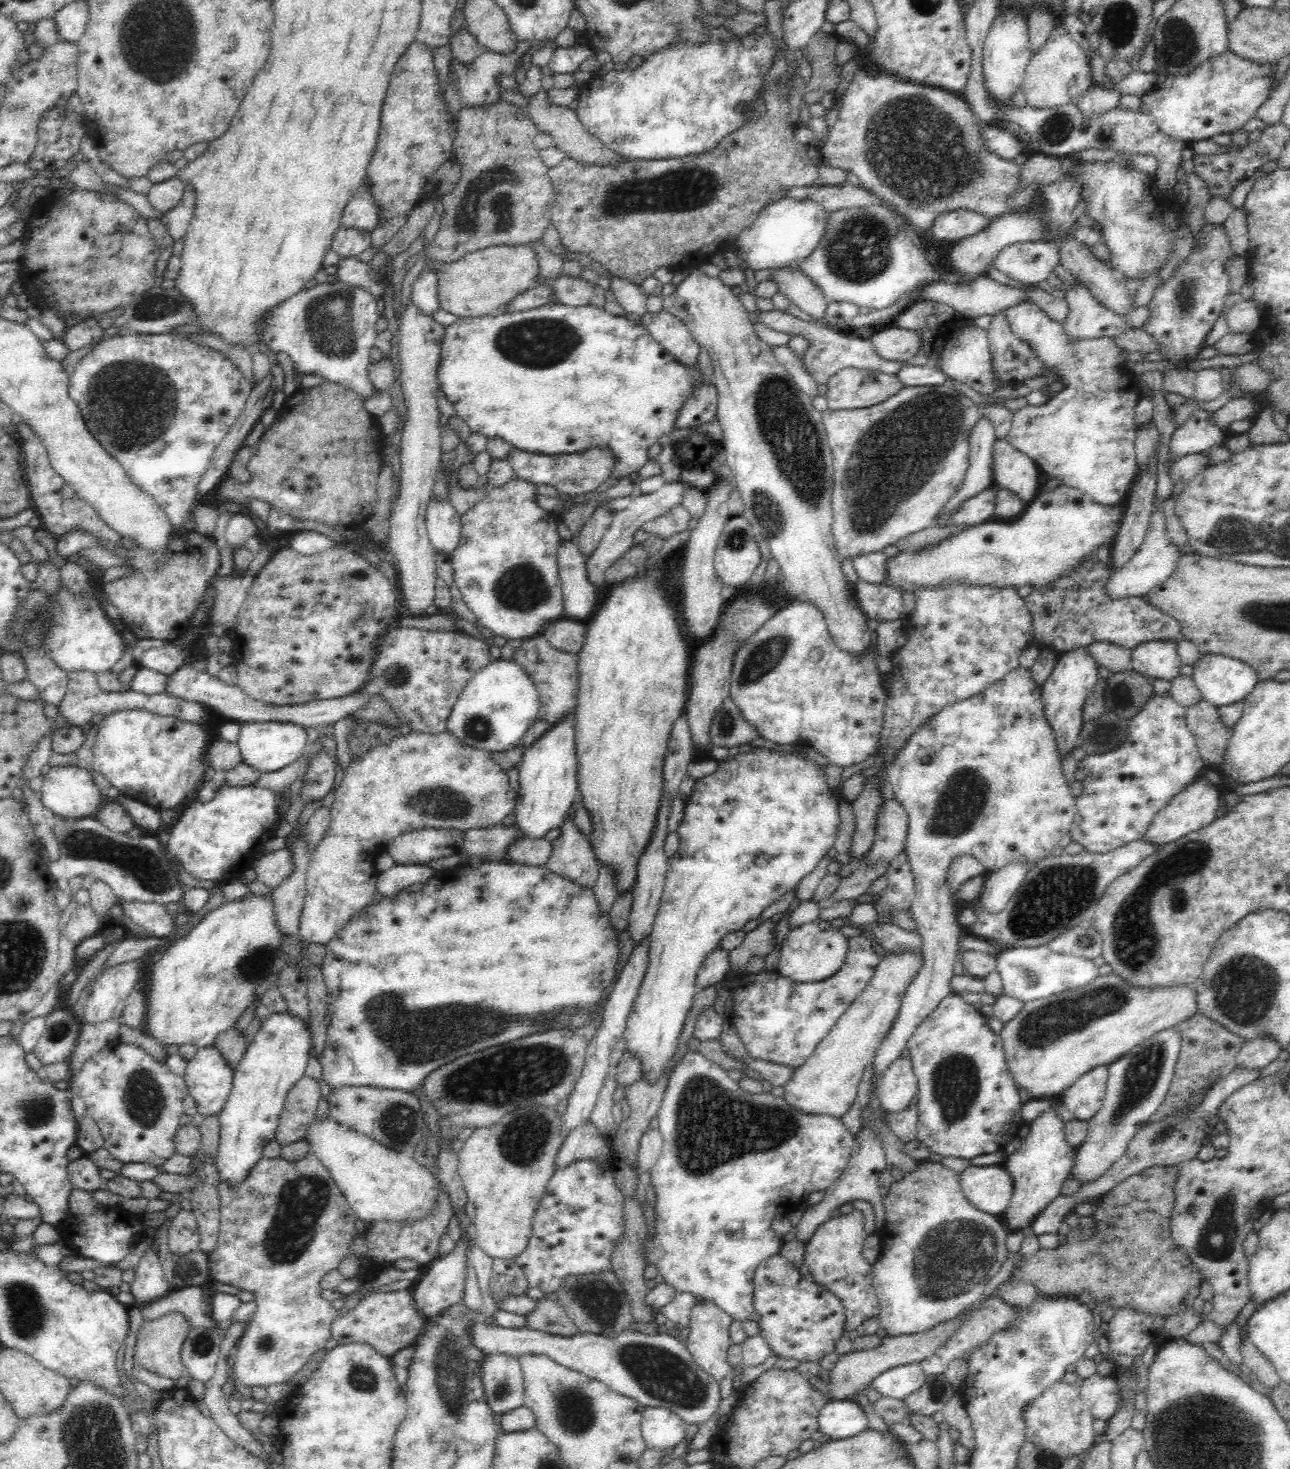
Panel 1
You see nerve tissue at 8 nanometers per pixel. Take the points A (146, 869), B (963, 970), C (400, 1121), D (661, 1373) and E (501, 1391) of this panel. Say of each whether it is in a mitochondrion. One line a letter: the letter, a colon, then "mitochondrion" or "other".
A: mitochondrion
B: other
C: mitochondrion
D: mitochondrion
E: mitochondrion

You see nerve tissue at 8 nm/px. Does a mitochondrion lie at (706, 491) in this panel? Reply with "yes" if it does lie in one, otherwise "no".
no

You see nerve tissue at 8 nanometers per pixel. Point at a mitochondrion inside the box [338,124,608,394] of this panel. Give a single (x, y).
(543, 342)

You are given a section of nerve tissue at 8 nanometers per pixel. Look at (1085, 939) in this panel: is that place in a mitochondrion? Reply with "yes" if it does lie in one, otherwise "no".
yes

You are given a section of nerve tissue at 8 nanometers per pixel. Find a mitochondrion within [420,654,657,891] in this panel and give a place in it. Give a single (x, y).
(477, 727)

